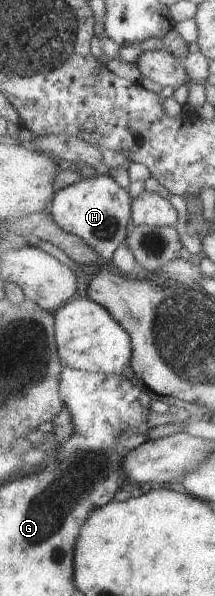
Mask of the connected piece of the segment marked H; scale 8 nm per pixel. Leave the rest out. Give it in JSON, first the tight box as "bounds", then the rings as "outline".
{"bounds":[50,174,133,259],"outline":[[[95,174],[91,179],[82,179],[76,185],[58,190],[50,215],[64,231],[78,235],[98,253],[102,253],[102,257],[111,259],[128,235],[128,223],[133,221],[133,203],[132,195],[118,185],[118,181],[112,179],[110,174]]]}

